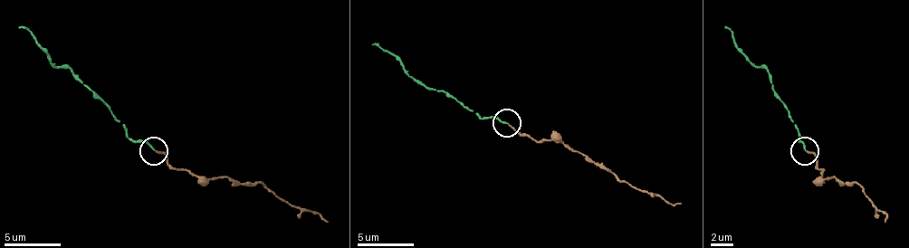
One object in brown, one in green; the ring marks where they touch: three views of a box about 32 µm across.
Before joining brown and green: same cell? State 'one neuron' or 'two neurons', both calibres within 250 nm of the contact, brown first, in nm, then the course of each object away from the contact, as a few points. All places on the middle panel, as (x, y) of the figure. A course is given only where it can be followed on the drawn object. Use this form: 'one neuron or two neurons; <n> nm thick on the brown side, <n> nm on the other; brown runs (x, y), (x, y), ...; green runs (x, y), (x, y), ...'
one neuron; 150 nm thick on the brown side, 140 nm on the other; brown runs (509, 124), (517, 135), (562, 143), (582, 152), (630, 186), (674, 205), (681, 203); green runs (506, 124), (483, 119), (466, 109), (441, 90), (427, 90), (391, 53), (371, 45)

